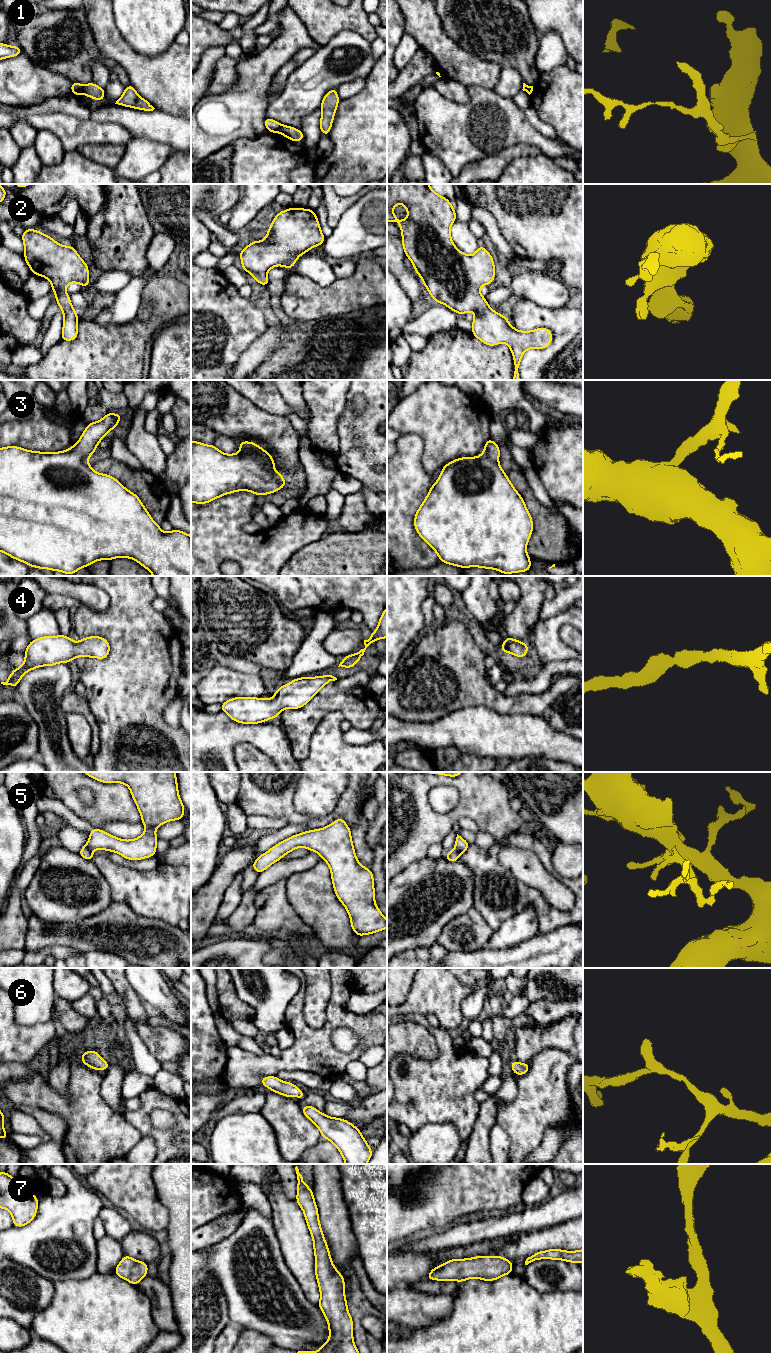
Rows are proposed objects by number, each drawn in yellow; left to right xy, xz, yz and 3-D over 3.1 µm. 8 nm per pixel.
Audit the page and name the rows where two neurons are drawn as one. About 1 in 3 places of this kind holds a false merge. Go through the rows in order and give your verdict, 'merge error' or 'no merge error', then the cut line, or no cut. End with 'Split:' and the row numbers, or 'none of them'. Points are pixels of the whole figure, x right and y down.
1: merge error | xy (84, 86), (82, 92)
2: no merge error | no cut
3: no merge error | no cut
4: no merge error | no cut
5: no merge error | no cut
6: no merge error | no cut
7: no merge error | no cut
Split: 1

